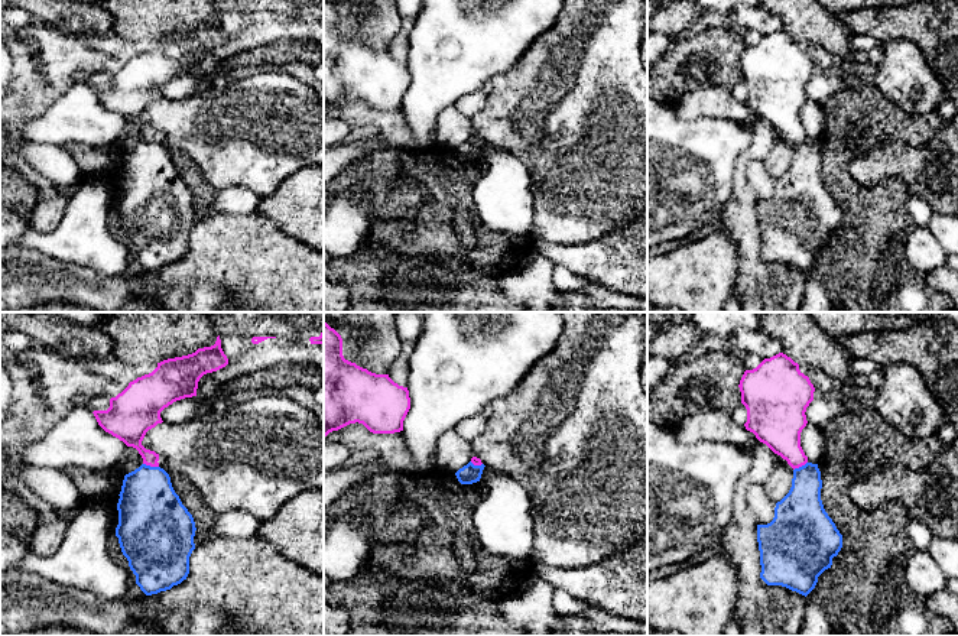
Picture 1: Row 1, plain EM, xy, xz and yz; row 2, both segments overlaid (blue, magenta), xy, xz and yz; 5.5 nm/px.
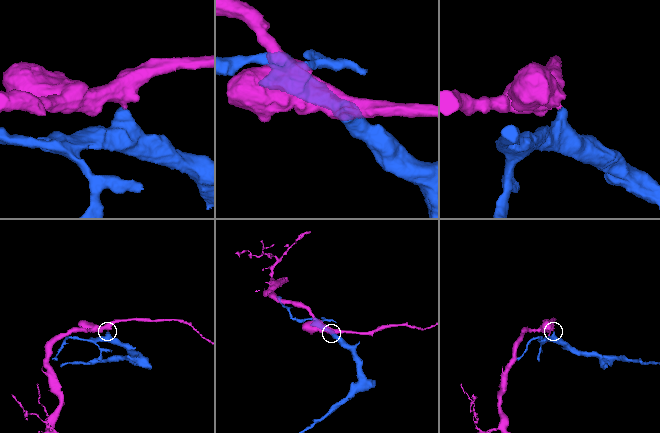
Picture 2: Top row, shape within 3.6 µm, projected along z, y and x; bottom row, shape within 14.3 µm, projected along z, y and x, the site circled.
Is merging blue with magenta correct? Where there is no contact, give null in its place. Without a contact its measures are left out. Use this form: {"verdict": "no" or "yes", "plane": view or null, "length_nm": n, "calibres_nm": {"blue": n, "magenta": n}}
{"verdict": "no", "plane": "xy", "length_nm": 90, "calibres_nm": {"blue": 360, "magenta": 190}}

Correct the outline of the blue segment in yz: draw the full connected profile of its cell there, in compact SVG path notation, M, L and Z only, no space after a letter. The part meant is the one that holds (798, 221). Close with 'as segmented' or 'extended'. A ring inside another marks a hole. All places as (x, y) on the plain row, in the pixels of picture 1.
M806 139L793 146L789 169L776 179L774 194L767 201L757 201L760 227L760 254L767 262L782 262L808 272L818 253L832 241L832 234L842 224L842 211L824 185L821 176L821 147L818 140Z; as segmented

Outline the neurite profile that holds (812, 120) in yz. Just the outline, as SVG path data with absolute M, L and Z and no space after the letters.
M806 100L801 108L801 123L808 133L808 139L818 140L822 136L825 126L821 104L812 100Z

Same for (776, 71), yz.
M779 29L746 46L738 64L747 85L746 106L793 146L805 142L801 108L808 100L805 88L815 64L799 40Z

